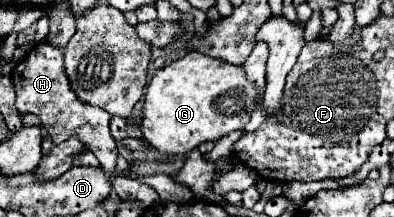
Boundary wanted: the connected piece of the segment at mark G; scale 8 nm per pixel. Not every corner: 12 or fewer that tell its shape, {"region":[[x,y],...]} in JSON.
{"region":[[188,51],[144,95],[142,135],[184,155],[242,129],[258,89]]}

